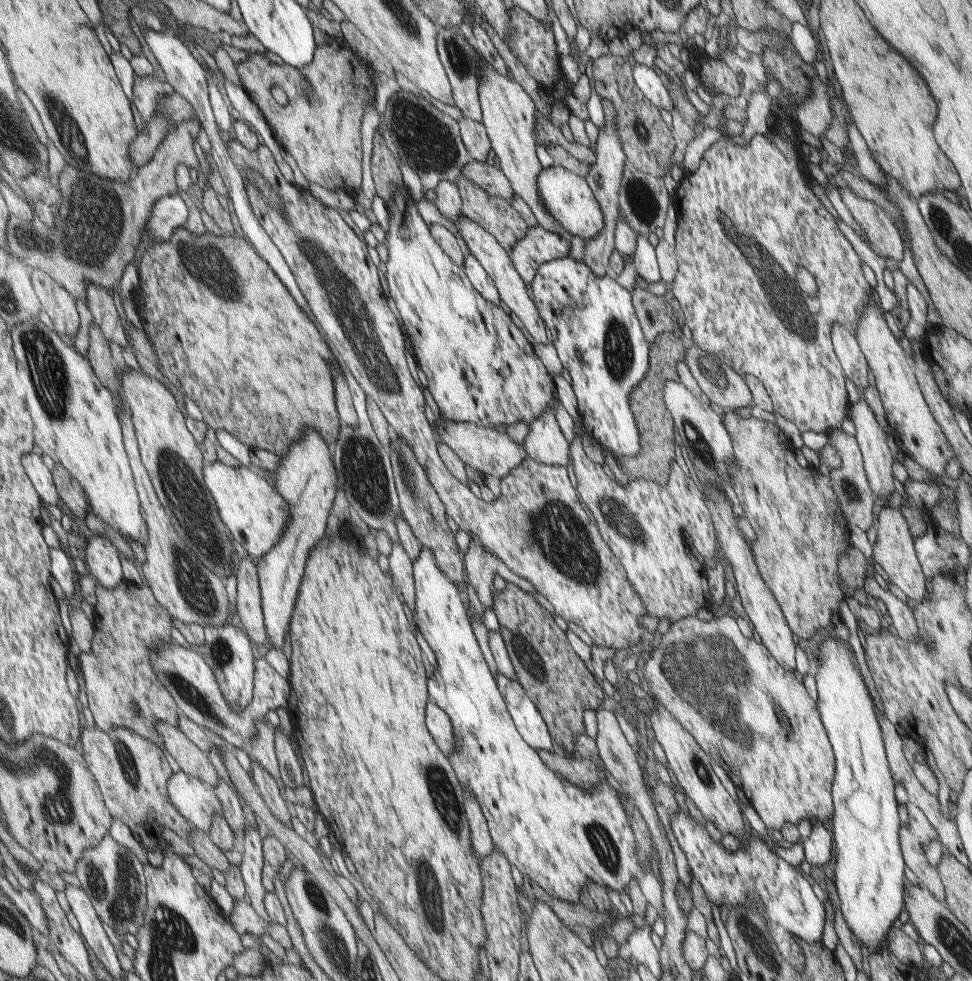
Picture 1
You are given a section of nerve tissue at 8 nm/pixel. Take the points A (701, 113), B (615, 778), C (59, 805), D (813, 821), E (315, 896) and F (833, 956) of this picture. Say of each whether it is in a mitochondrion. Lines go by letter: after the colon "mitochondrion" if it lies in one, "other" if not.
A: other
B: other
C: mitochondrion
D: other
E: mitochondrion
F: other

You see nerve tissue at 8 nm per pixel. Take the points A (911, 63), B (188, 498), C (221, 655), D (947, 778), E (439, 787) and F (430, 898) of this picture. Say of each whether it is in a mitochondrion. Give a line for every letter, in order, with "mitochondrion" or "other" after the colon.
A: other
B: mitochondrion
C: mitochondrion
D: other
E: mitochondrion
F: mitochondrion

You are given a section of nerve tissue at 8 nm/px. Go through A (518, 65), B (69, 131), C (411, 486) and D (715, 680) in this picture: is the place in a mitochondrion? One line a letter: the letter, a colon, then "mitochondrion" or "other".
A: other
B: mitochondrion
C: mitochondrion
D: mitochondrion

